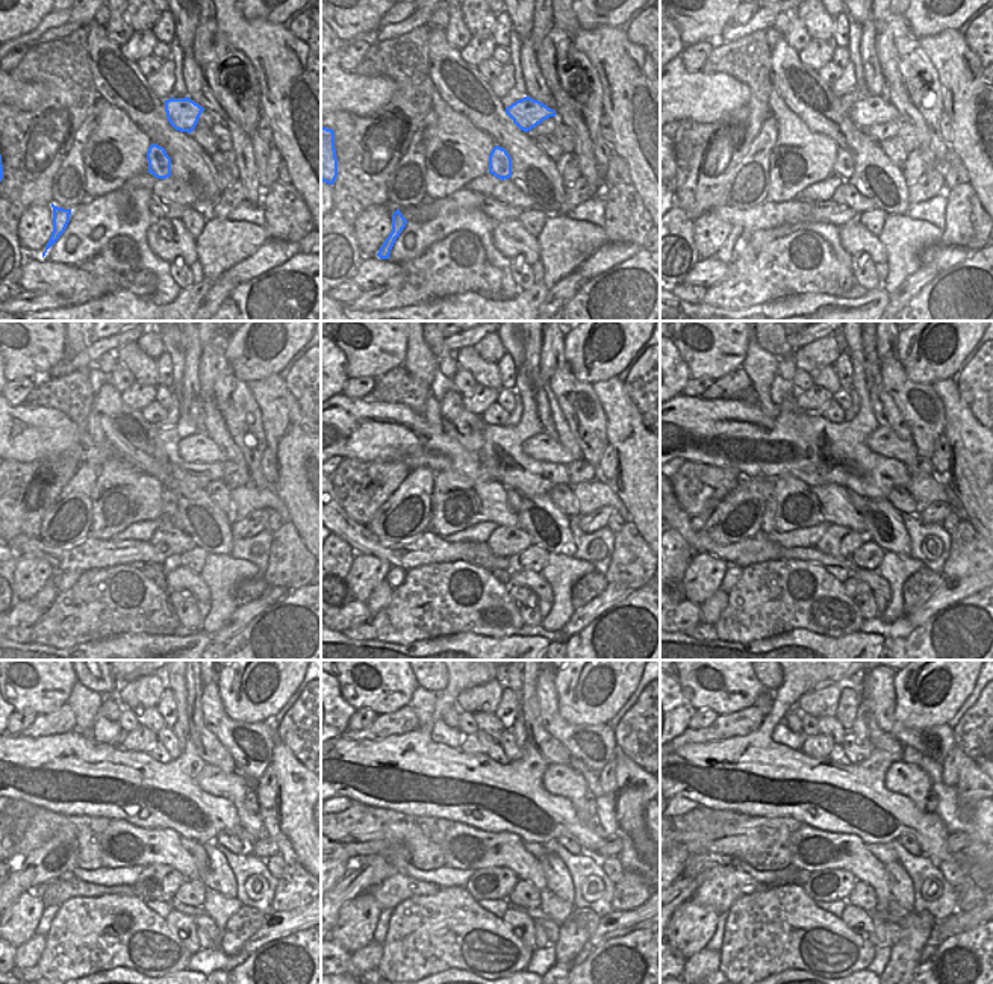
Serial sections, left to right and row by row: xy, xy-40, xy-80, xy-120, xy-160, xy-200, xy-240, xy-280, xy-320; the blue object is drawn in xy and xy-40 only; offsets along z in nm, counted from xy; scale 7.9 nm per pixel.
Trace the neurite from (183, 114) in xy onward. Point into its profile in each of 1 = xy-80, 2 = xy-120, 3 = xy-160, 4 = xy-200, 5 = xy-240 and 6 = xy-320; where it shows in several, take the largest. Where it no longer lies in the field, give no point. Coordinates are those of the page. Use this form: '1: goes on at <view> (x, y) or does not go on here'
1: goes on at xy-80 (874, 109)
2: goes on at xy-120 (197, 448)
3: goes on at xy-160 (542, 447)
4: goes on at xy-200 (883, 441)
5: goes on at xy-240 (233, 786)
6: goes on at xy-320 (908, 780)

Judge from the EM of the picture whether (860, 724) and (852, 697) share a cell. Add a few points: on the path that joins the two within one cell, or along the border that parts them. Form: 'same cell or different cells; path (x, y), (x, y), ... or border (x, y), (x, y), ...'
different cells; border (862, 710), (848, 730)

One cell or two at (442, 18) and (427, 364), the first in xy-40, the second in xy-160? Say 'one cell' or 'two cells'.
two cells

